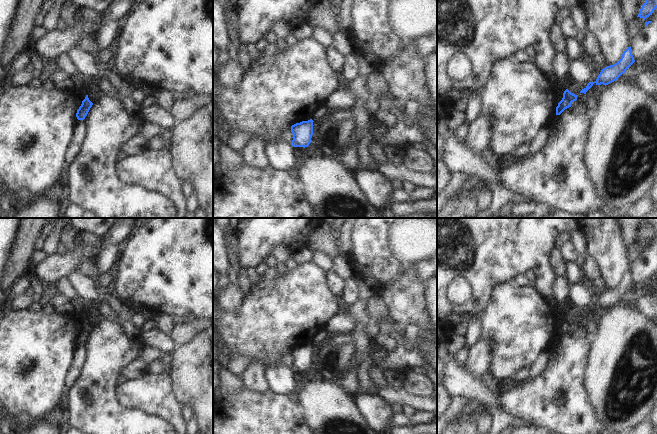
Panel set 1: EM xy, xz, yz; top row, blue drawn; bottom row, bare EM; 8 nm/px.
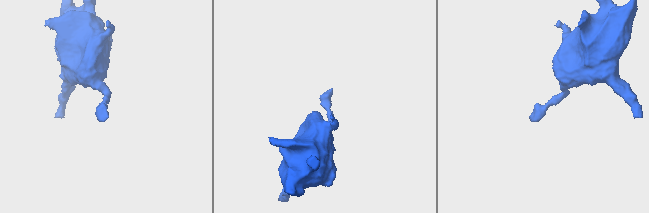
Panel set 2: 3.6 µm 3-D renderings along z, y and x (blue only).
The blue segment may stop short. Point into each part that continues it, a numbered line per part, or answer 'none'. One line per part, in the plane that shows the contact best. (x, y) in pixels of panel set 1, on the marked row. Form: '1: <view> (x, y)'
none

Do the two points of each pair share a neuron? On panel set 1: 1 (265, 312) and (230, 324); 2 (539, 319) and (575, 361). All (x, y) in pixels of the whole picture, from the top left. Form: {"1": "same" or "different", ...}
{"1": "same", "2": "different"}

